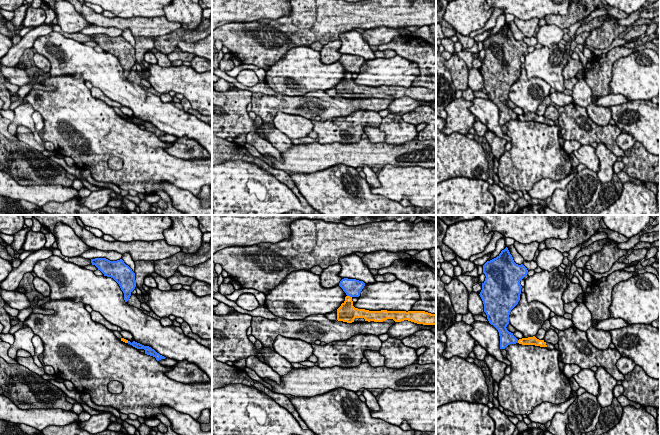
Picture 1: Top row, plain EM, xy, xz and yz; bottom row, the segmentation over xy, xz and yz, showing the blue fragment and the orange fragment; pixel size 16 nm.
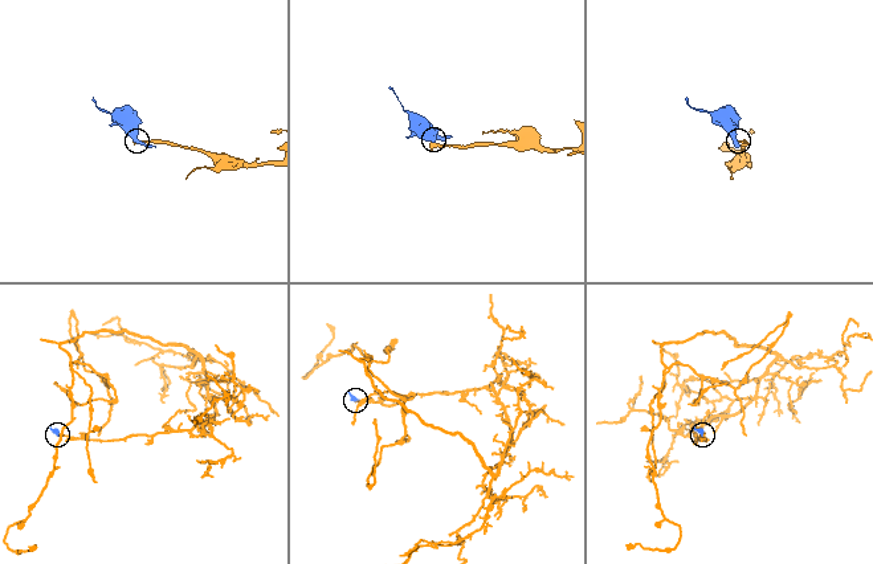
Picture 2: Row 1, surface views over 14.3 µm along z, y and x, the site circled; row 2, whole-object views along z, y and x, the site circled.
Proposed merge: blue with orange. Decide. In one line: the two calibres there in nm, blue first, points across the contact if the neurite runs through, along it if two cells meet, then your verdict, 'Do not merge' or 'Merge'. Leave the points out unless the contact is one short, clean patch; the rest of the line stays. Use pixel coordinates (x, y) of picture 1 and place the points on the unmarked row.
Thickness 280 nm (blue) against 240 nm. Boundary: xz (347, 71), (351, 73). Do not merge

